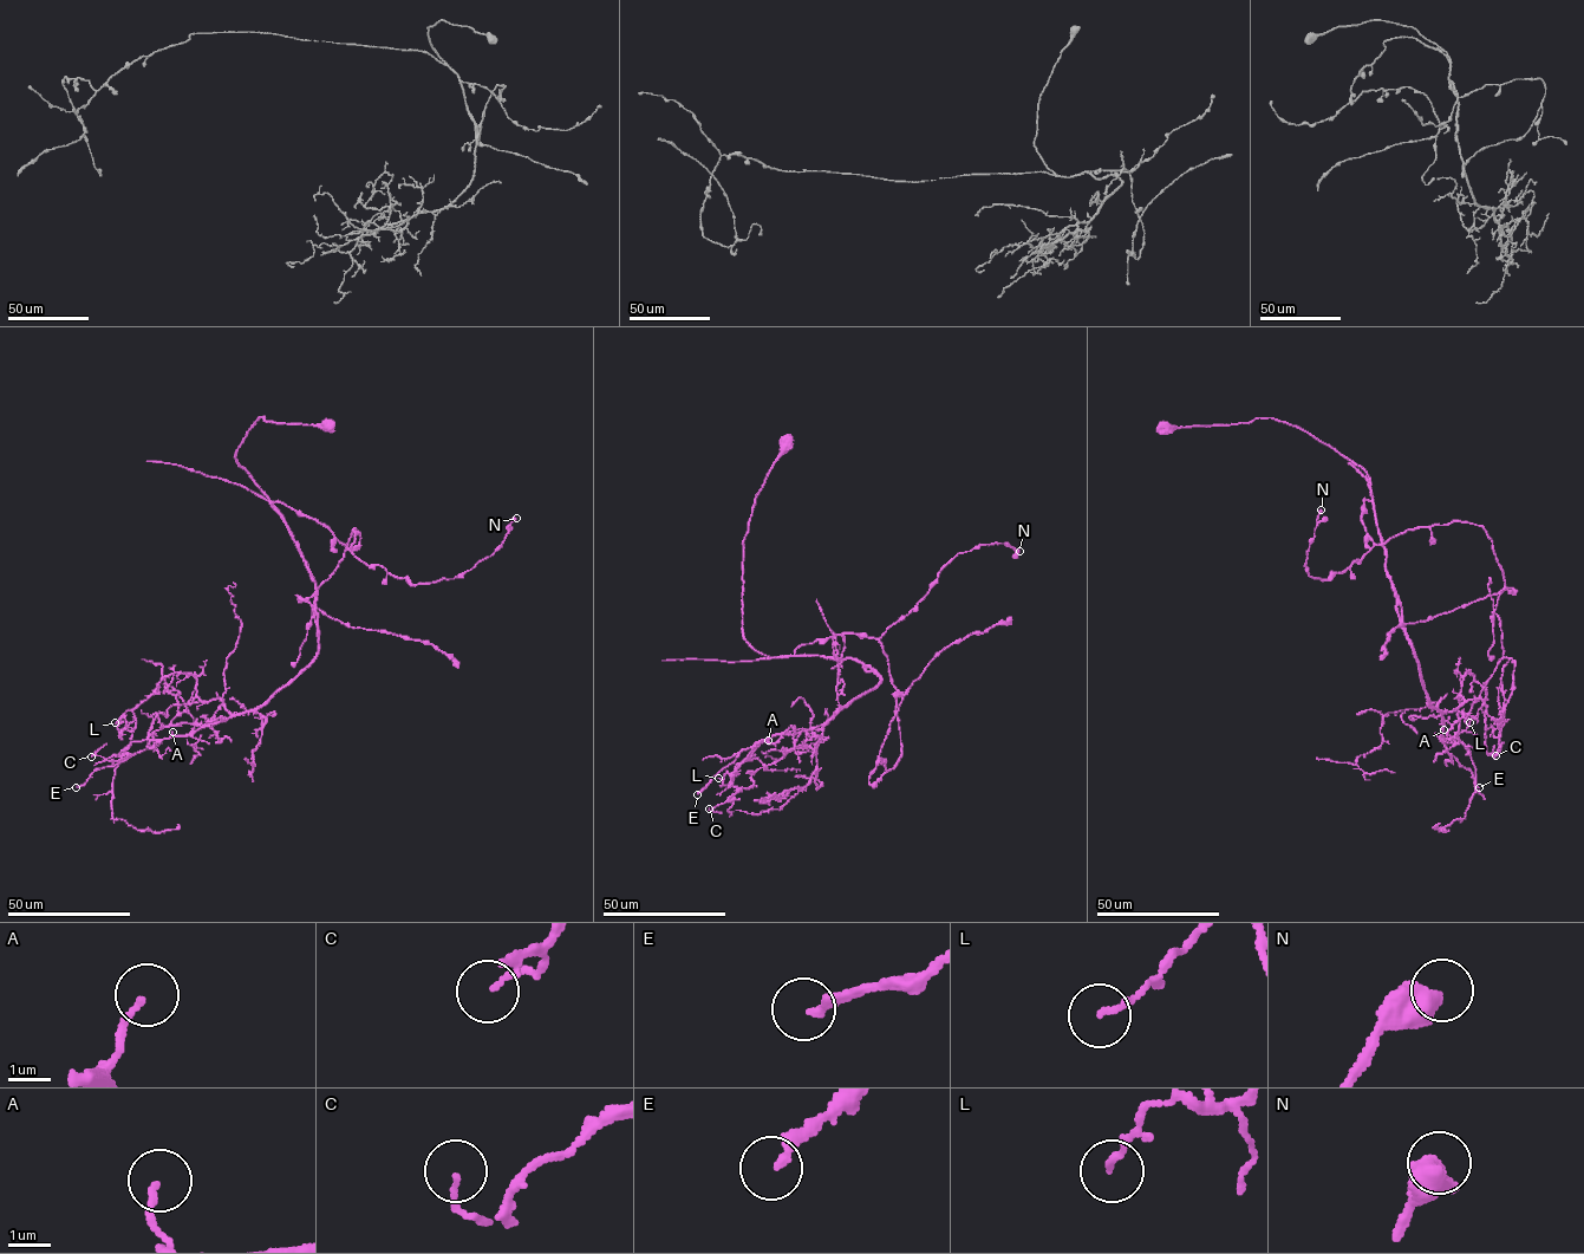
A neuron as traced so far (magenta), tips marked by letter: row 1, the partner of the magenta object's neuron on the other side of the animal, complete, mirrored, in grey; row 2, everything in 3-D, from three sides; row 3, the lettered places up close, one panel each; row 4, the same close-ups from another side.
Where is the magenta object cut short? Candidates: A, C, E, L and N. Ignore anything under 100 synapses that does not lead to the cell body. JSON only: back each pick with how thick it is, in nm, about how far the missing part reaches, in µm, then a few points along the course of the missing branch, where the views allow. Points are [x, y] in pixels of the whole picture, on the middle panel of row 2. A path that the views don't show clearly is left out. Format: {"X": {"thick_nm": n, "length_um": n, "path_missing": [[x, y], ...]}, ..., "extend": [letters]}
{"extend": []}

